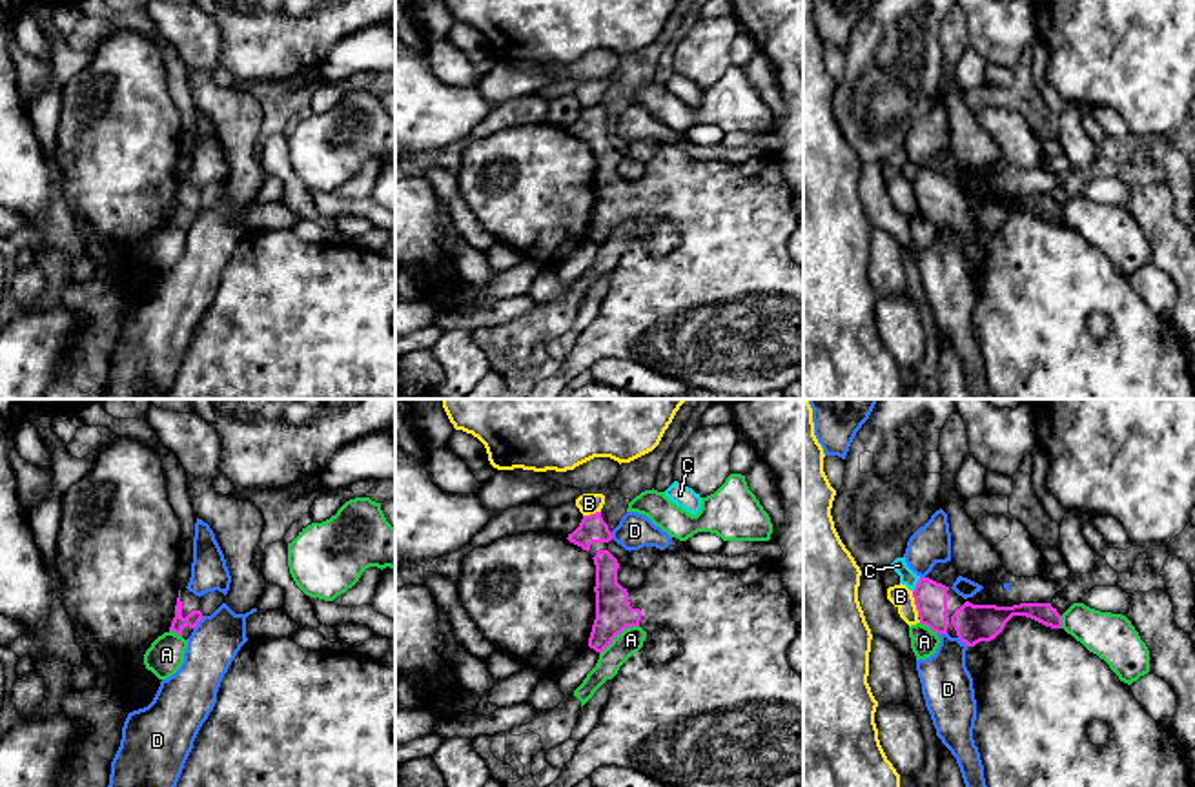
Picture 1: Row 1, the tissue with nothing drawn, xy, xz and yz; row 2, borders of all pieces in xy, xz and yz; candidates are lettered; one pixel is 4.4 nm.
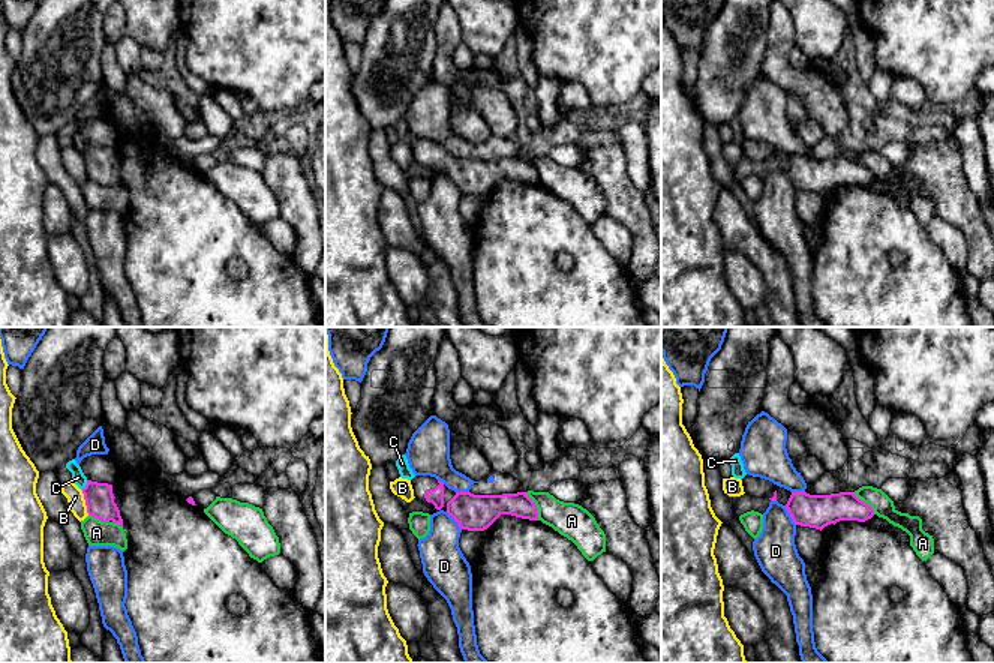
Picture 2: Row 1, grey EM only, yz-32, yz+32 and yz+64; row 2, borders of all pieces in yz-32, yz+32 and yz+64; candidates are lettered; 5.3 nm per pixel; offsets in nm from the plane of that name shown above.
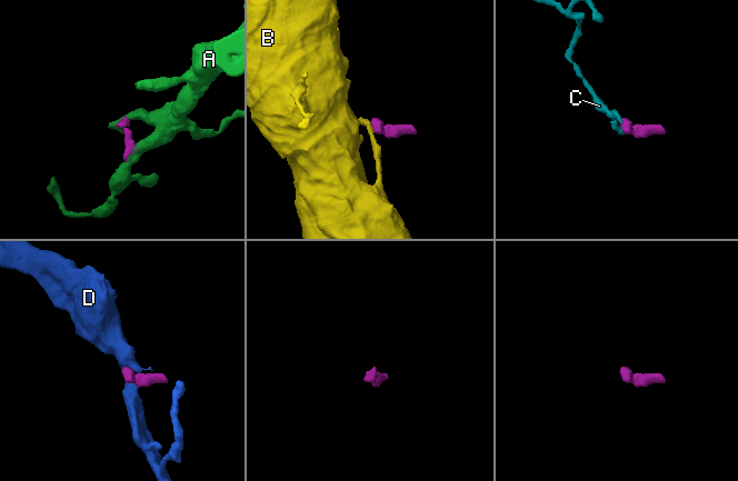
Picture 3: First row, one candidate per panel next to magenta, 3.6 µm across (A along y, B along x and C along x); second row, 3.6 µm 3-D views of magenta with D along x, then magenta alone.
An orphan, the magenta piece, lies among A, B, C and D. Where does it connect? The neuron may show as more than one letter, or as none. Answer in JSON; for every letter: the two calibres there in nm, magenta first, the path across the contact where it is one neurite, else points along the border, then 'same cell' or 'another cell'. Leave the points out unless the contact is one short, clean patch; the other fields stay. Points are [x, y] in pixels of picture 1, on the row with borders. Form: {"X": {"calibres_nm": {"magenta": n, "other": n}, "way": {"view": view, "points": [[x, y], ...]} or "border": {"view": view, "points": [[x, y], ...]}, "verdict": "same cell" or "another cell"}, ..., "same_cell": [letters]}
{"A": {"calibres_nm": {"magenta": 160, "other": 110}, "verdict": "another cell"}, "B": {"calibres_nm": {"magenta": 140, "other": 100}, "border": {"view": "yz", "points": [[911, 591], [919, 616]]}, "verdict": "another cell"}, "C": {"calibres_nm": {"magenta": 140, "other": 70}, "border": {"view": "yz", "points": [[920, 578], [913, 591]]}, "verdict": "another cell"}, "D": {"calibres_nm": {"magenta": 70, "other": 220}, "border": {"view": "xy", "points": [[204, 616], [194, 629]]}, "verdict": "another cell"}, "same_cell": []}

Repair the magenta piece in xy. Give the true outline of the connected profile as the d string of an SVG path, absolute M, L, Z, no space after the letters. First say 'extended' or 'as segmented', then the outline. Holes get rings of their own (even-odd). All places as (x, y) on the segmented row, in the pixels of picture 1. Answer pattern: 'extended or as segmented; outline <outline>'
extended; outline M188 588L179 590L169 630L188 639L202 618L200 598Z

